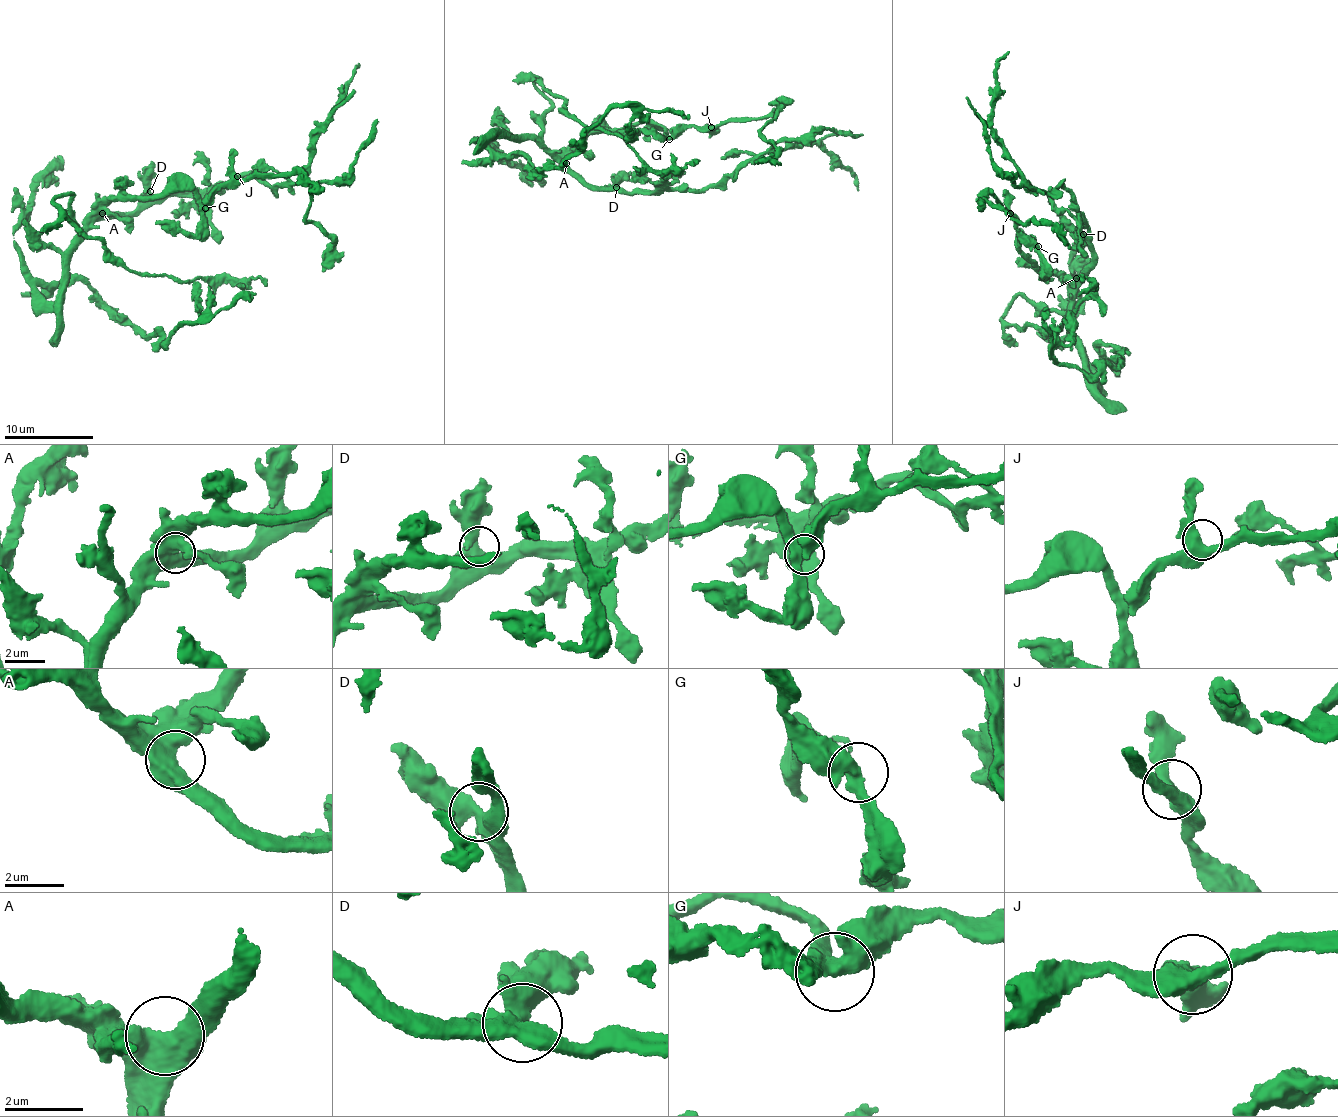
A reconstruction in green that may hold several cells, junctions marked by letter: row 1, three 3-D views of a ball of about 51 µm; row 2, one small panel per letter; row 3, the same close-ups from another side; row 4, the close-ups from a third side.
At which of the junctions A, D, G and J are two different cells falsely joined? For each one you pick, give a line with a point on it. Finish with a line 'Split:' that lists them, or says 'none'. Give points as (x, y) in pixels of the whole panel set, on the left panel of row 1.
Split: none

